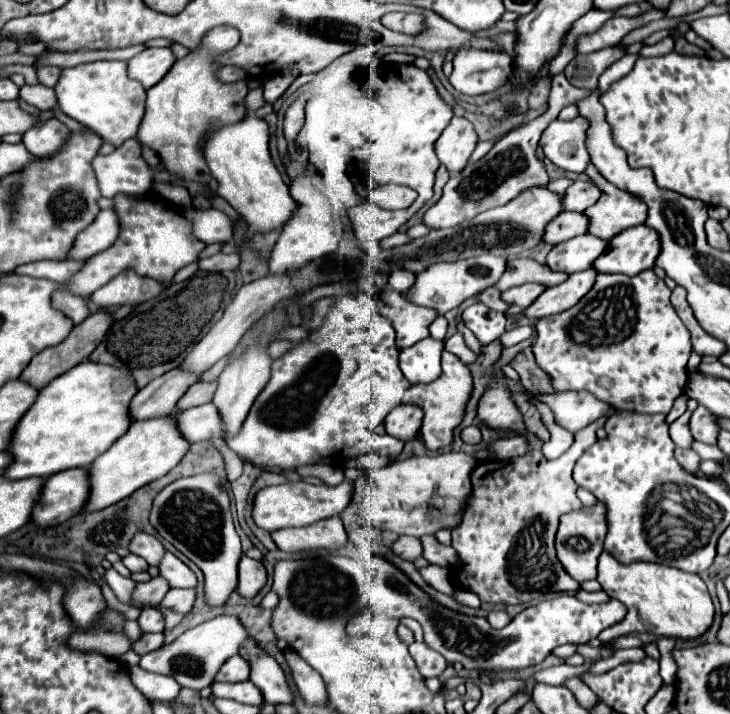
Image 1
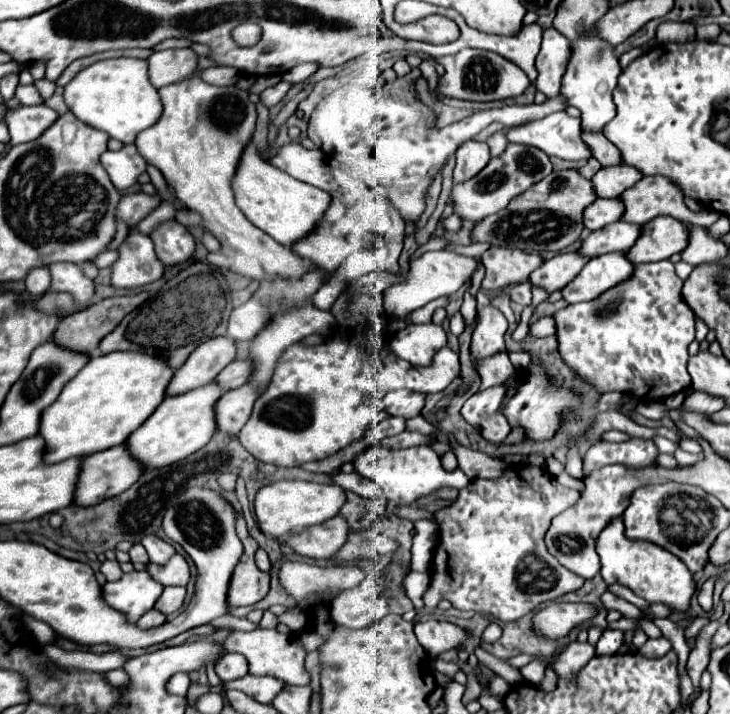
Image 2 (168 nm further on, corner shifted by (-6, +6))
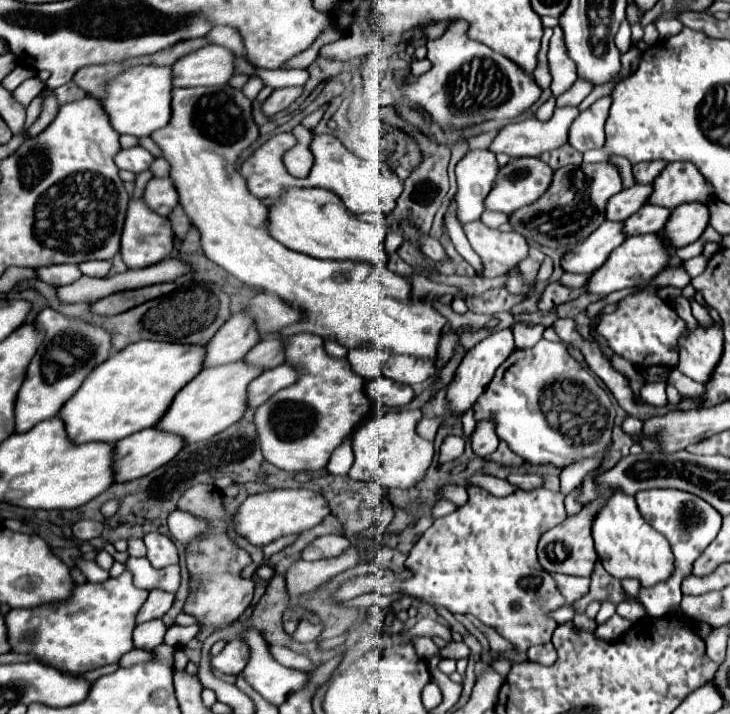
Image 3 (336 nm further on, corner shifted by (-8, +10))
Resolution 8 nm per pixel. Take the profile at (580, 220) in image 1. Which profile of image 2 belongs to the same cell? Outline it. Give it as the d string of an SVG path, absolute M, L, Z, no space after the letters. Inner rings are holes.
M596 199L584 209L584 225L588 231L602 229L622 217L622 201L618 199Z

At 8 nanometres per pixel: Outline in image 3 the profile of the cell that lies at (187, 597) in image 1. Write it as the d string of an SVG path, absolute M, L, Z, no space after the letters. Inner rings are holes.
M158 589L150 591L146 603L142 605L142 609L136 617L136 623L146 623L146 621L152 621L152 619L160 619L172 607L172 601L174 601L172 593L158 591Z

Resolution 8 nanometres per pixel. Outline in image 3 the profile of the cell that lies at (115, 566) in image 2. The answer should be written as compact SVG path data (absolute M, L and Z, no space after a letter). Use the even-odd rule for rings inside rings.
M80 557L80 559L76 559L76 567L84 573L88 583L100 583L100 581L108 579L108 571L100 569L94 561L86 561L86 559Z

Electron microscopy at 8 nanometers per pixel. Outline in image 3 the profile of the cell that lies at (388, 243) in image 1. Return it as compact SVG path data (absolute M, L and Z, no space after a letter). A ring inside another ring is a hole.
M472 221L464 225L464 233L472 249L482 259L482 277L500 277L508 269L514 269L520 259L528 255L526 239L520 233L502 233L498 229L486 227L482 221Z

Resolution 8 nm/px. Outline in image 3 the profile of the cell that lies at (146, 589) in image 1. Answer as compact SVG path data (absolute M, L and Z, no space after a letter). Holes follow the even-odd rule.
M128 571L104 583L82 583L72 589L66 601L44 603L32 609L10 609L4 617L8 643L12 643L12 653L34 655L38 661L72 675L88 673L118 663L134 647L134 621L146 597L148 591L134 587Z

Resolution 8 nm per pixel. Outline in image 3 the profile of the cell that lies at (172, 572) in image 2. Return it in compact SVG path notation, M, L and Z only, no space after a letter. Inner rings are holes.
M128 557L124 565L126 565L126 571L132 573L134 585L140 589L146 589L146 591L160 589L160 591L176 593L180 587L180 567L178 565L154 569L146 557L144 559Z

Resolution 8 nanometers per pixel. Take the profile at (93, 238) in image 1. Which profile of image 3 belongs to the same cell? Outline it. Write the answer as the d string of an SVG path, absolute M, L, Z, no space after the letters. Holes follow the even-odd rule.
M170 177L152 179L146 185L144 199L160 215L170 215L172 209L178 205L178 193L176 193L176 187L172 185Z

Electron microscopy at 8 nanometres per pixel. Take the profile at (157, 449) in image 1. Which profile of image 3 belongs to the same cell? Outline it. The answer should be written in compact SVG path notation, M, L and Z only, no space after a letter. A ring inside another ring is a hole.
M234 361L232 365L216 365L212 369L202 369L172 401L170 409L156 425L168 433L176 433L184 437L188 443L204 441L214 437L216 433L228 429L248 409L248 383L256 379L264 369L256 369L256 365L248 365L246 361Z

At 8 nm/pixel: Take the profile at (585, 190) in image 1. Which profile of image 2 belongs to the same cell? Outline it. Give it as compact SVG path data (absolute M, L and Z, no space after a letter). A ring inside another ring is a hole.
M612 165L612 167L602 167L594 177L594 193L598 193L598 199L614 199L622 191L626 191L630 185L634 185L642 173L638 173L630 165Z

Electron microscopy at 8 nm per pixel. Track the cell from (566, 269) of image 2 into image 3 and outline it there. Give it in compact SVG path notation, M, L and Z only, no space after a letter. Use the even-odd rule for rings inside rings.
M604 221L584 243L572 247L564 255L562 261L564 271L572 271L572 273L596 271L600 265L604 265L608 255L626 239L622 229L624 229L622 223Z

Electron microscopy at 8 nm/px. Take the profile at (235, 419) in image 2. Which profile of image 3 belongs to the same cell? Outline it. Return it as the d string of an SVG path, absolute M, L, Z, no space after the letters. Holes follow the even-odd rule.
M282 363L276 369L266 369L260 377L256 377L248 385L248 405L260 407L264 401L268 401L268 397L272 397L280 389L296 383L298 377L300 377L300 369L296 369L294 365L288 365L288 363Z

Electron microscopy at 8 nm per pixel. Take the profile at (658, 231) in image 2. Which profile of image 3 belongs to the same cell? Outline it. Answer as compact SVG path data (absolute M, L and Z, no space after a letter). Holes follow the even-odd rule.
M684 203L672 211L672 217L668 219L664 231L664 239L674 245L674 249L694 243L710 223L710 211L706 203Z

